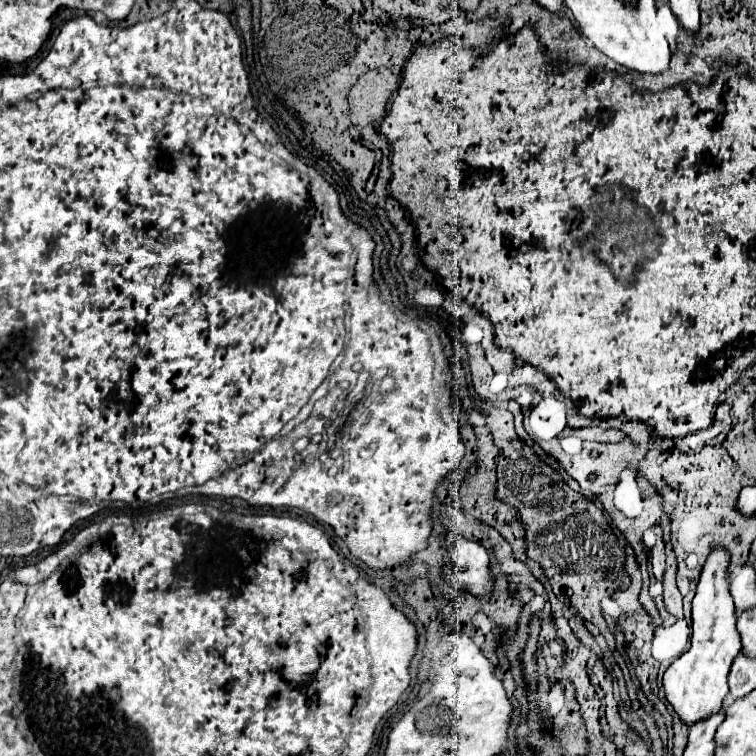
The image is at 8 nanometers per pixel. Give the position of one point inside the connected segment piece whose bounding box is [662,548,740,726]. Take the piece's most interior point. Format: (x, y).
(695, 685)

